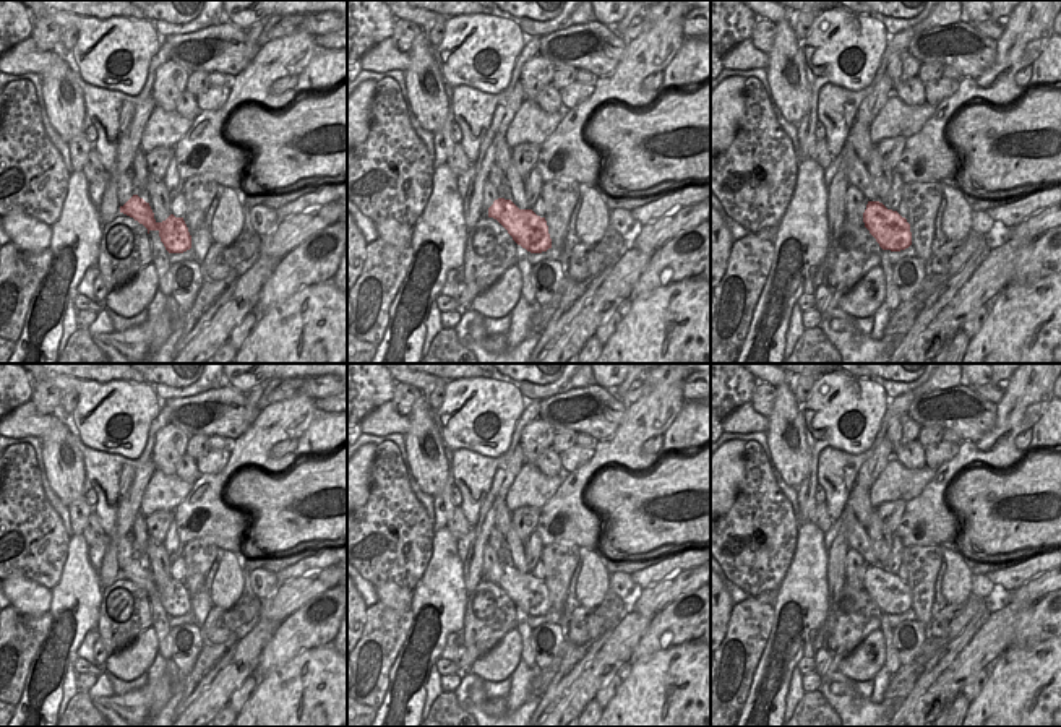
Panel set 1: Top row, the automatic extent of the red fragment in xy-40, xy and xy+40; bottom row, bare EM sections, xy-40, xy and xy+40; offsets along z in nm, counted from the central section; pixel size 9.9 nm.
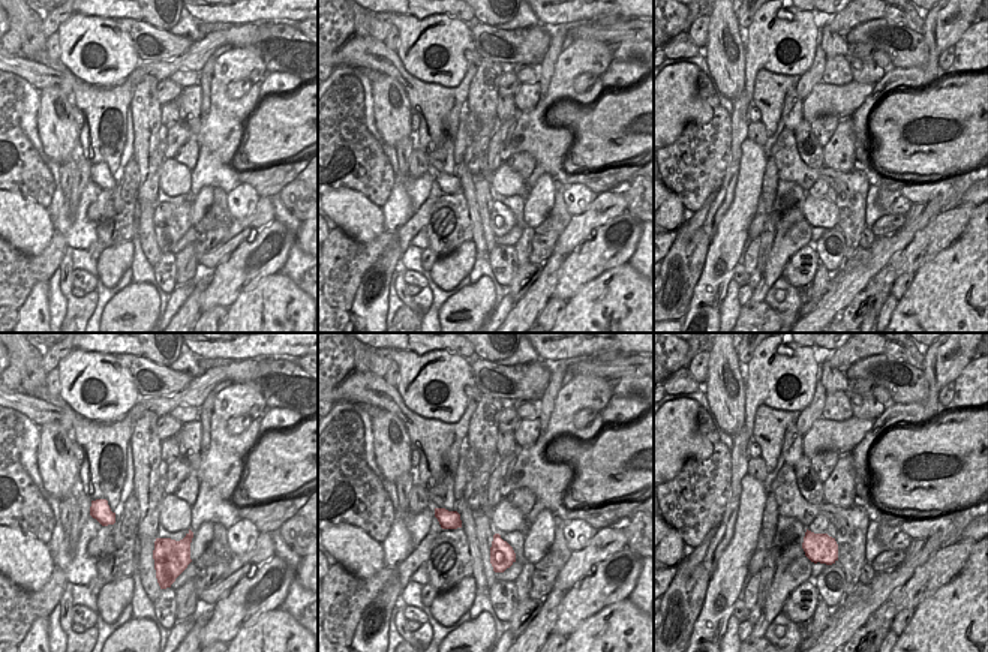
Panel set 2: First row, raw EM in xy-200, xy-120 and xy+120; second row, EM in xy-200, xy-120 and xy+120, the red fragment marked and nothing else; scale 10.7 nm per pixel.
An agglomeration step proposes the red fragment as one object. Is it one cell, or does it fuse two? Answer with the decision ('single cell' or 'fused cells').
single cell

